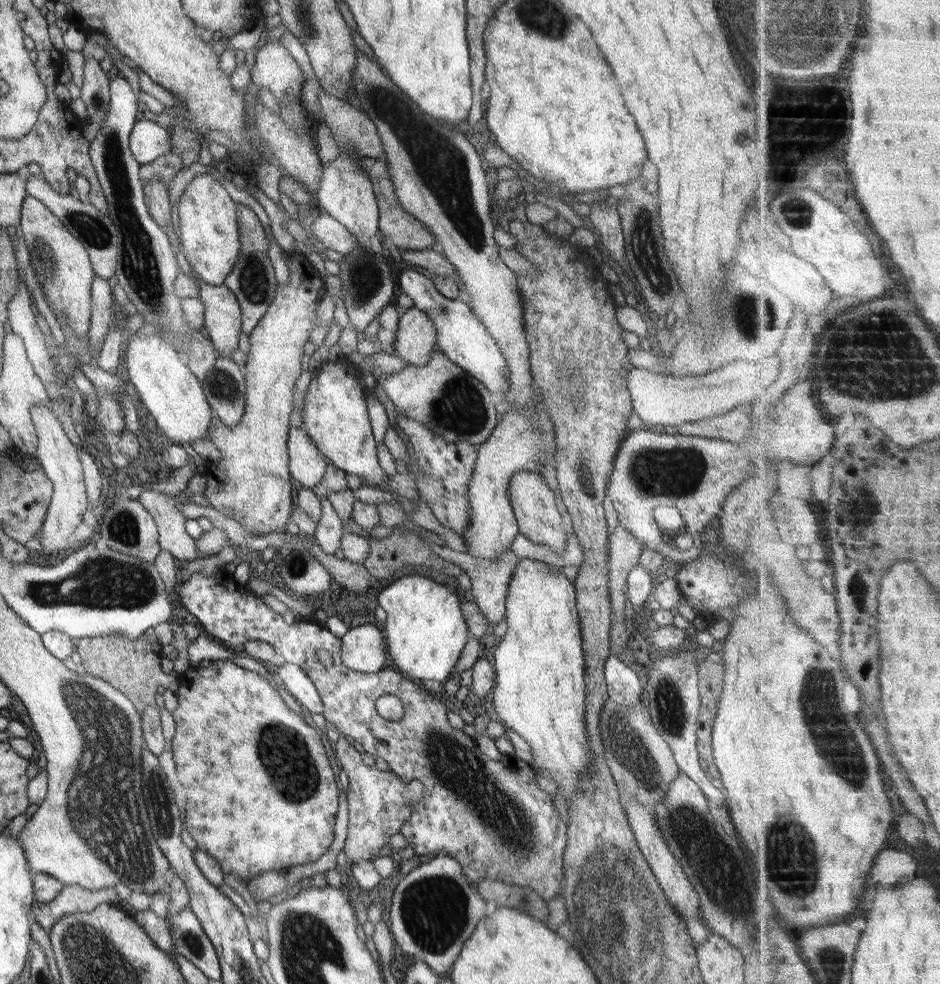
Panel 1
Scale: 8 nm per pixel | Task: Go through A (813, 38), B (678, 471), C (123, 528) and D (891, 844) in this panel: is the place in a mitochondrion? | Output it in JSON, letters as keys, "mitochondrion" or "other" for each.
{"A":"mitochondrion","B":"mitochondrion","C":"mitochondrion","D":"other"}

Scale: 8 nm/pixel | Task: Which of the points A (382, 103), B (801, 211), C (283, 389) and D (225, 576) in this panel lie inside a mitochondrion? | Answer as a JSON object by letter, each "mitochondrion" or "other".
{"A":"mitochondrion","B":"mitochondrion","C":"other","D":"other"}

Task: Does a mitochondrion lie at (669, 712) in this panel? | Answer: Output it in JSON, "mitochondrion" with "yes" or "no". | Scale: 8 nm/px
{"mitochondrion":"yes"}

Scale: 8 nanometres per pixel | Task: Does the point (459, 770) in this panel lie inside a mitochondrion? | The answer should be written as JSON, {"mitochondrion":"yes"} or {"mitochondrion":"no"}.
{"mitochondrion":"yes"}

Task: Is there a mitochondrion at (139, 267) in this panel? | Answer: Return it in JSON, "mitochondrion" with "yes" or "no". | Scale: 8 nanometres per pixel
{"mitochondrion":"yes"}

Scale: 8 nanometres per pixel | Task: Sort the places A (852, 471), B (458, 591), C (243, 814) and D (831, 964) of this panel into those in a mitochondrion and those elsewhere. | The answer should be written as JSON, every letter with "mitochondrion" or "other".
{"A":"other","B":"other","C":"other","D":"mitochondrion"}

